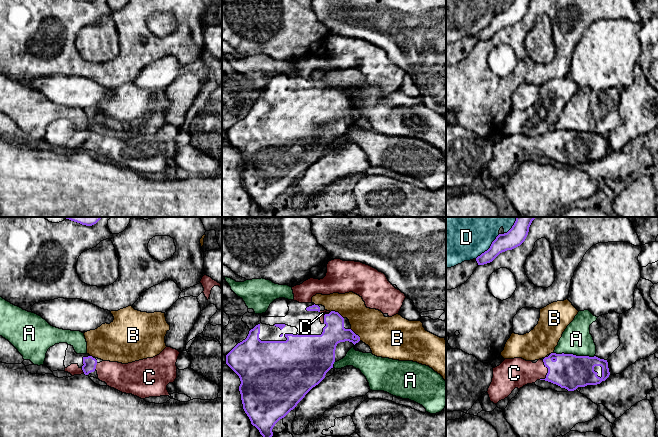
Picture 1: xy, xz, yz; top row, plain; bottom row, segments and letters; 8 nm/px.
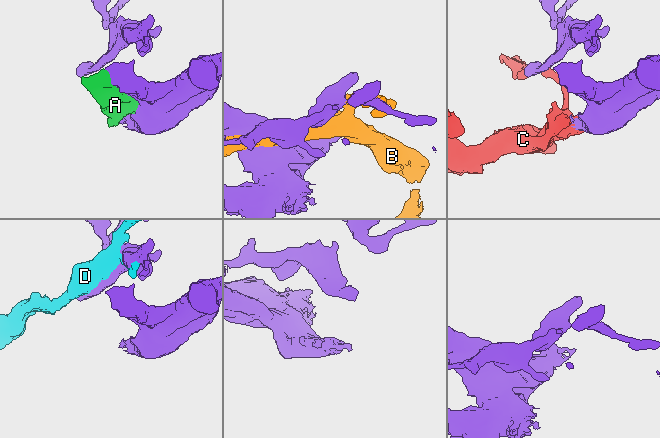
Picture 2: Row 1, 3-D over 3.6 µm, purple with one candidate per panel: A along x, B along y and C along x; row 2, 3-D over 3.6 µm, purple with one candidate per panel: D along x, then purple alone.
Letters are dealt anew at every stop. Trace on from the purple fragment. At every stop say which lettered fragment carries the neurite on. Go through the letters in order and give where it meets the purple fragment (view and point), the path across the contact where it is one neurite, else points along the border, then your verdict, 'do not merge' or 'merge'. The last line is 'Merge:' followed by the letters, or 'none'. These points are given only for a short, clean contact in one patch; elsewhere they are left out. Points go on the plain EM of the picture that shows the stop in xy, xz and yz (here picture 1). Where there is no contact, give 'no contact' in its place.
A: meets purple in yz at (574, 131); do not merge
B: meets purple in xz at (337, 88); do not merge
C: meets purple in yz at (548, 148); merge
D: meets purple in yz at (489, 24); do not merge
Merge: C

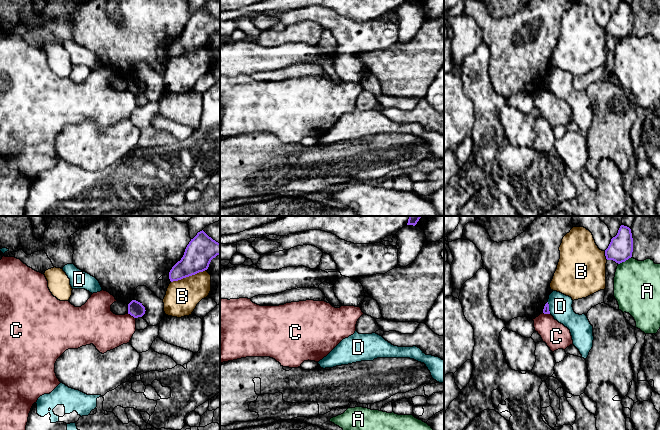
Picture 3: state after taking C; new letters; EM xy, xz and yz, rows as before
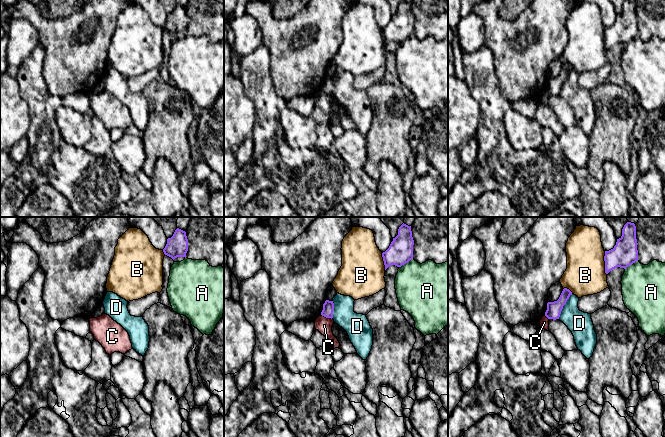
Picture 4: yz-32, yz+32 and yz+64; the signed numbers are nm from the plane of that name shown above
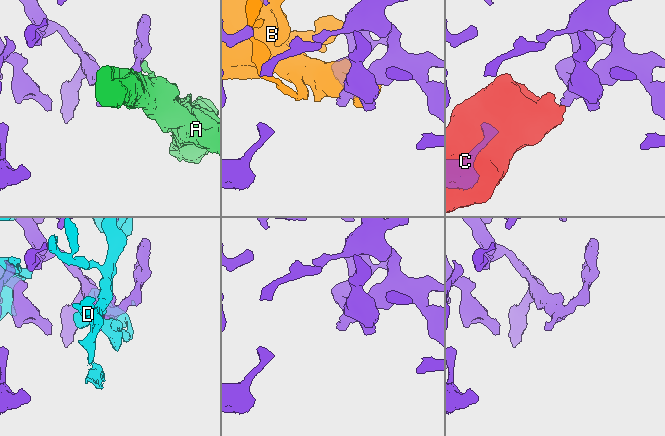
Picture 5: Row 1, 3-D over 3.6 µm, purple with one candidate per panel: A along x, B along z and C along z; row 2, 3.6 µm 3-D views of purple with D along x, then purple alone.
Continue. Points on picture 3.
A: meets purple in yz at (624, 37); do not merge
B: meets purple in xy at (188, 52); do not merge
C: meets purple in xy at (131, 91); border along xy (127, 89), (135, 94); do not merge
D: meets purple in yz at (548, 84); do not merge
Merge: none

